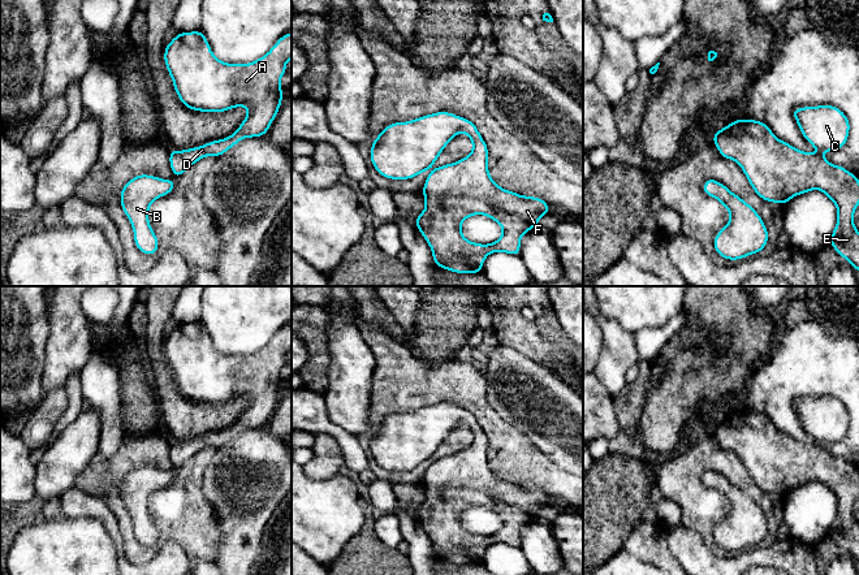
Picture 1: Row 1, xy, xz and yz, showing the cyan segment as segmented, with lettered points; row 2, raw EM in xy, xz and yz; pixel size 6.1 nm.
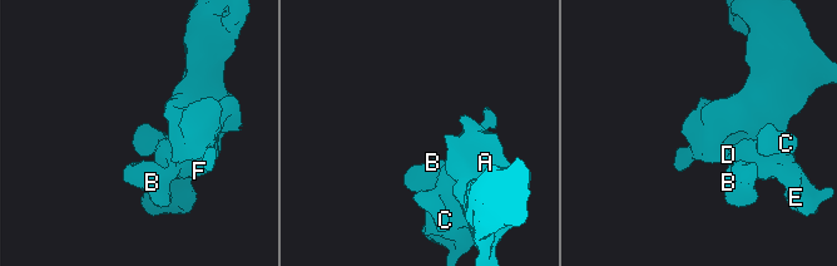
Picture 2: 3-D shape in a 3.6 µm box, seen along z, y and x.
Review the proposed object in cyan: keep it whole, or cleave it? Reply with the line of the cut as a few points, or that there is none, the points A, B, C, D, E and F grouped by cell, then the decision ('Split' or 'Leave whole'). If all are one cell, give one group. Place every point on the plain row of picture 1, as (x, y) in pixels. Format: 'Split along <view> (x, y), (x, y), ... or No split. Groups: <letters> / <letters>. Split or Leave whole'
No split. Groups: A B C D E F. Leave whole

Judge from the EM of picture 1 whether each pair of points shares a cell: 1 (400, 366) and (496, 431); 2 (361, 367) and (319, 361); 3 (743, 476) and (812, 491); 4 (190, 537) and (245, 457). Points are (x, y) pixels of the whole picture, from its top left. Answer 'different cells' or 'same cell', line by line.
1: same cell
2: different cells
3: different cells
4: different cells

